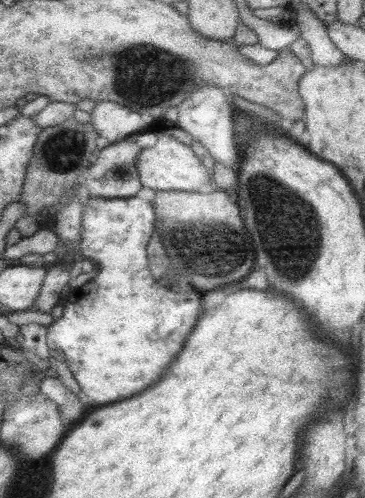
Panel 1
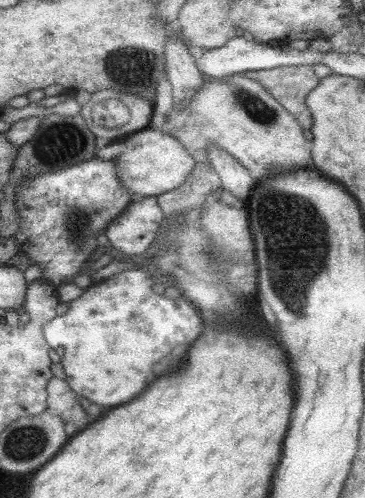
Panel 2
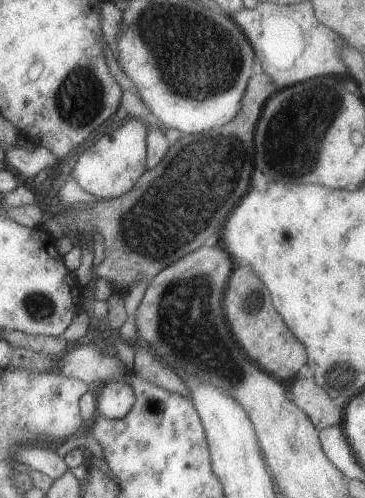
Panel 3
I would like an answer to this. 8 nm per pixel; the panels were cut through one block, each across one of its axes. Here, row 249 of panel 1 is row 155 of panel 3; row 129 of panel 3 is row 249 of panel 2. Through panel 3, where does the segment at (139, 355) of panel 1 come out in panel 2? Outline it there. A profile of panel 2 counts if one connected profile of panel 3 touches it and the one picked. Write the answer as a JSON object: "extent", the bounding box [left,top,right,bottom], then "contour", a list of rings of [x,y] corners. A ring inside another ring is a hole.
{"extent":[105,196,163,254],"contour":[[[155,196],[131,202],[111,224],[105,228],[105,236],[111,246],[125,254],[147,252],[155,238],[161,234],[163,212]]]}

